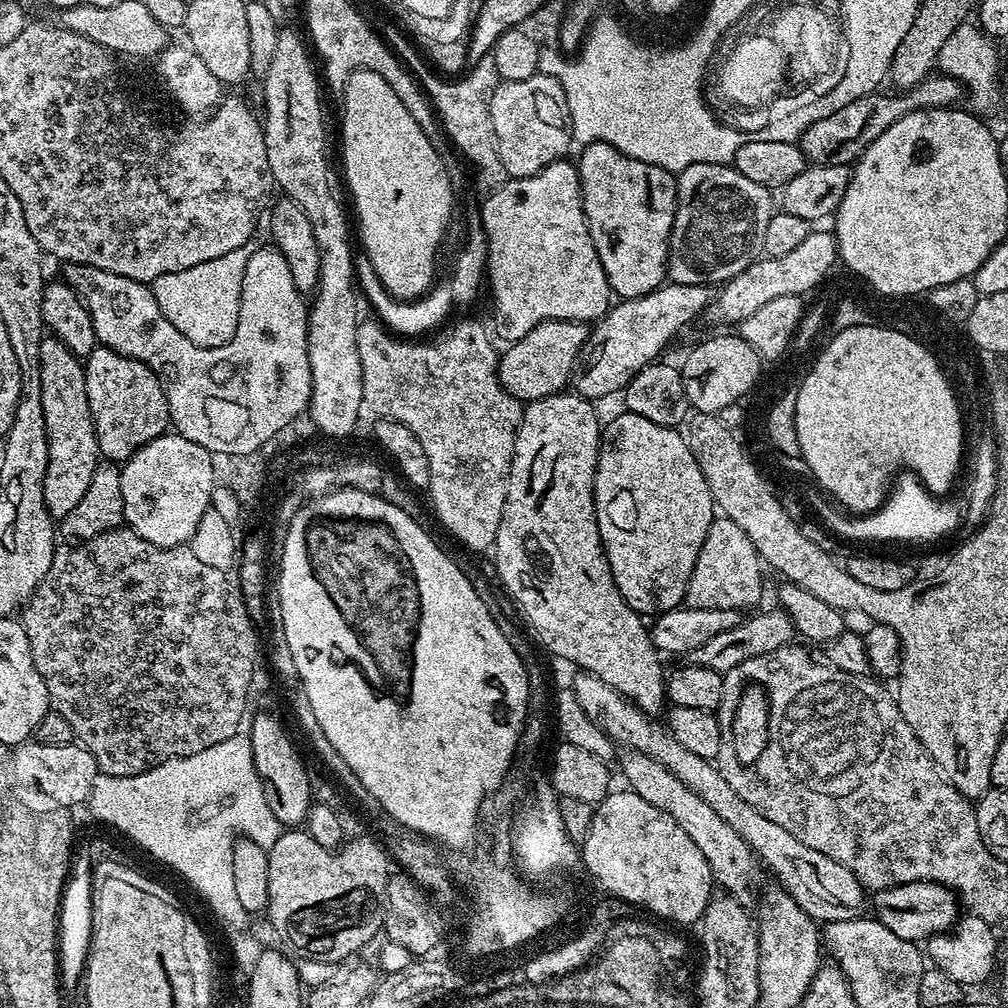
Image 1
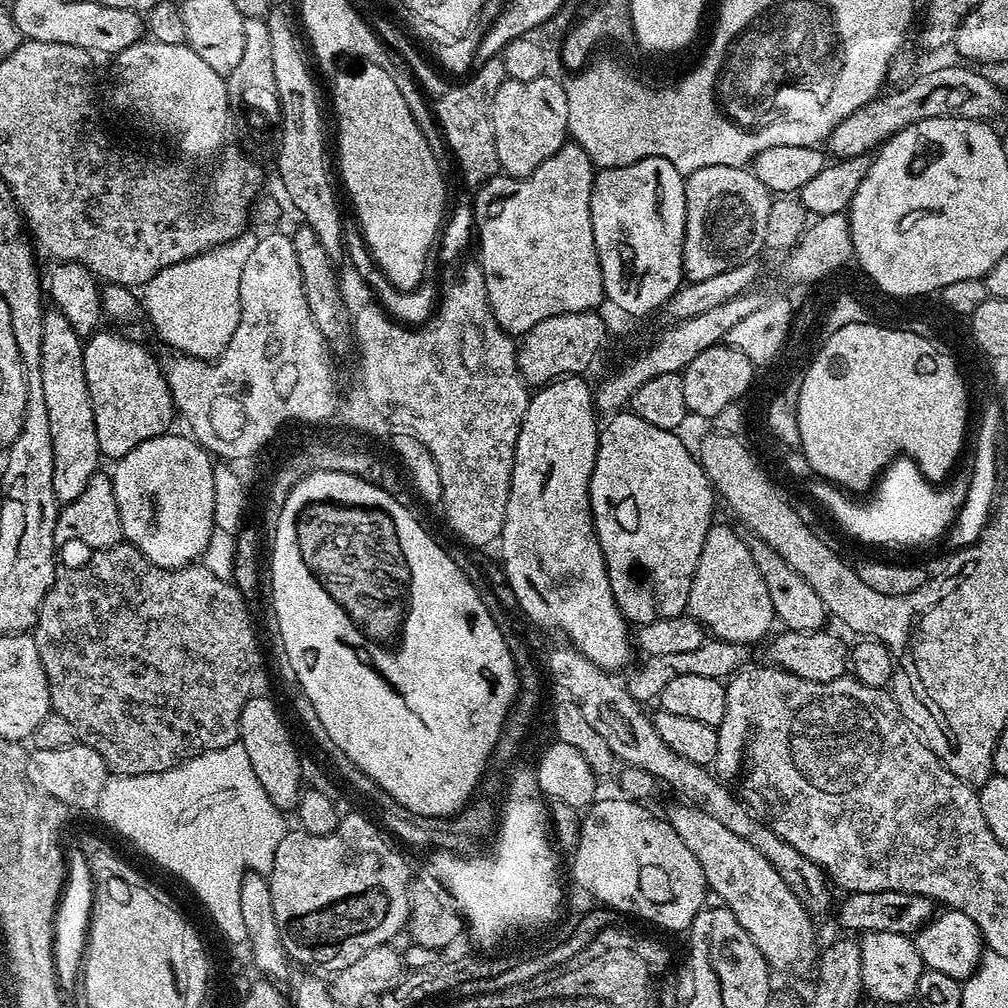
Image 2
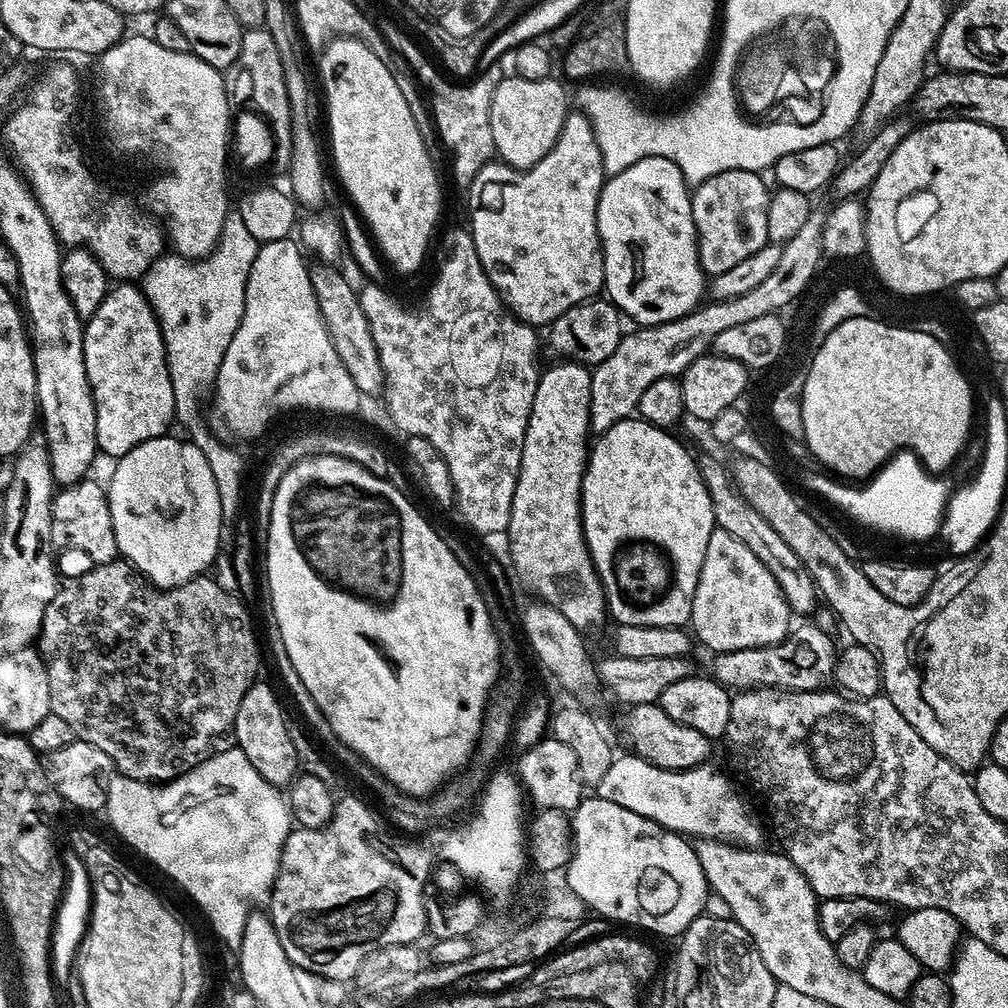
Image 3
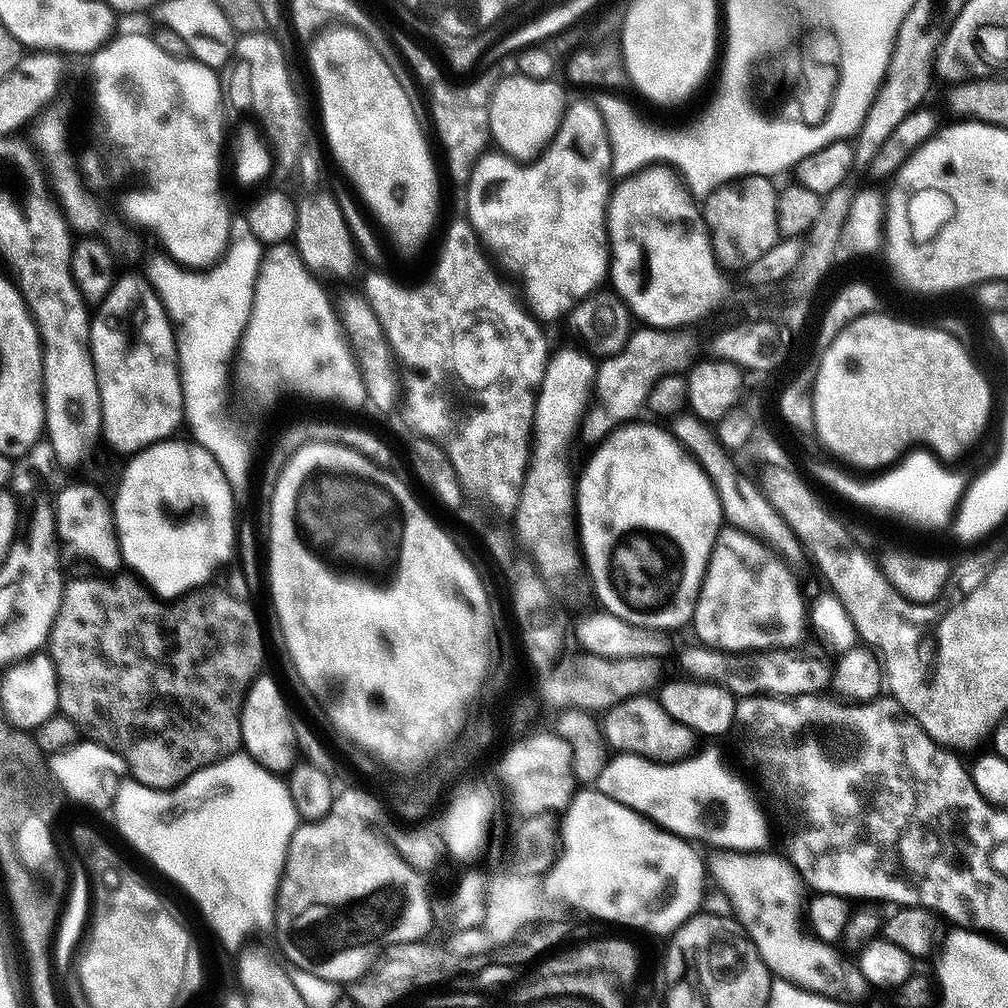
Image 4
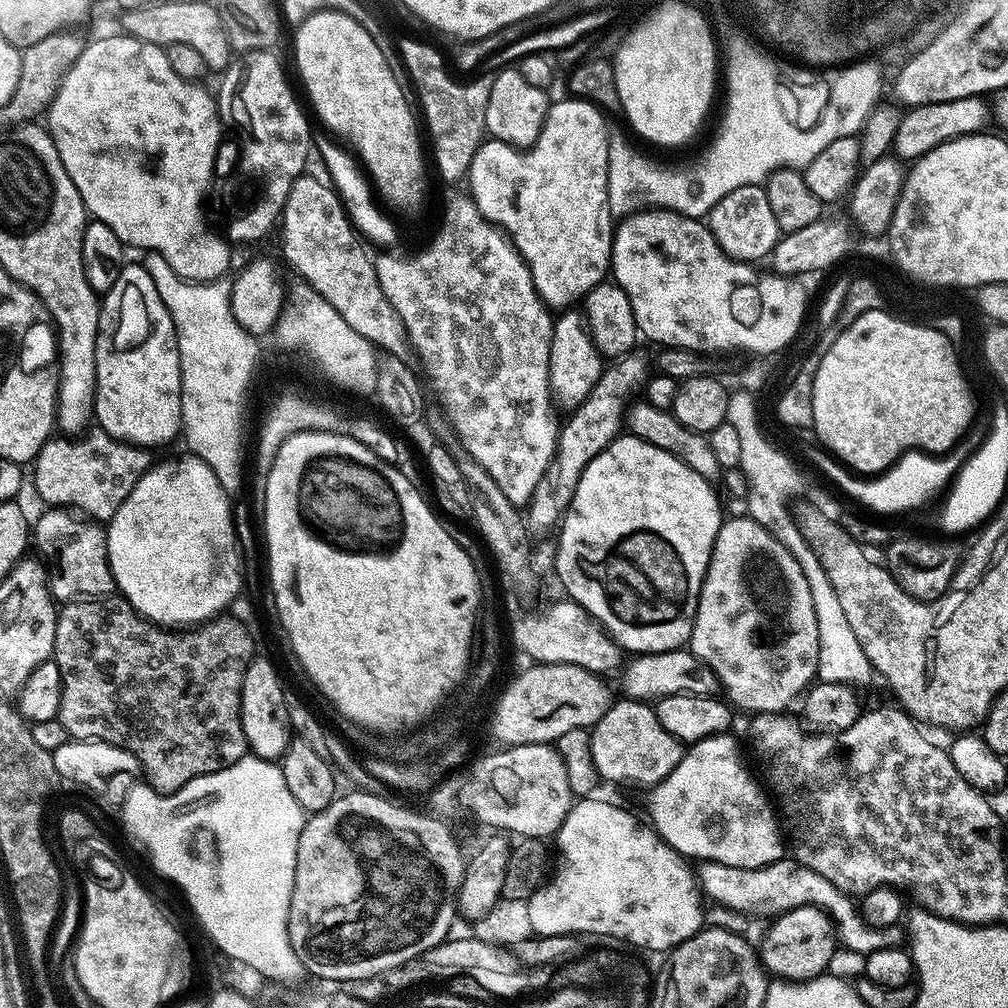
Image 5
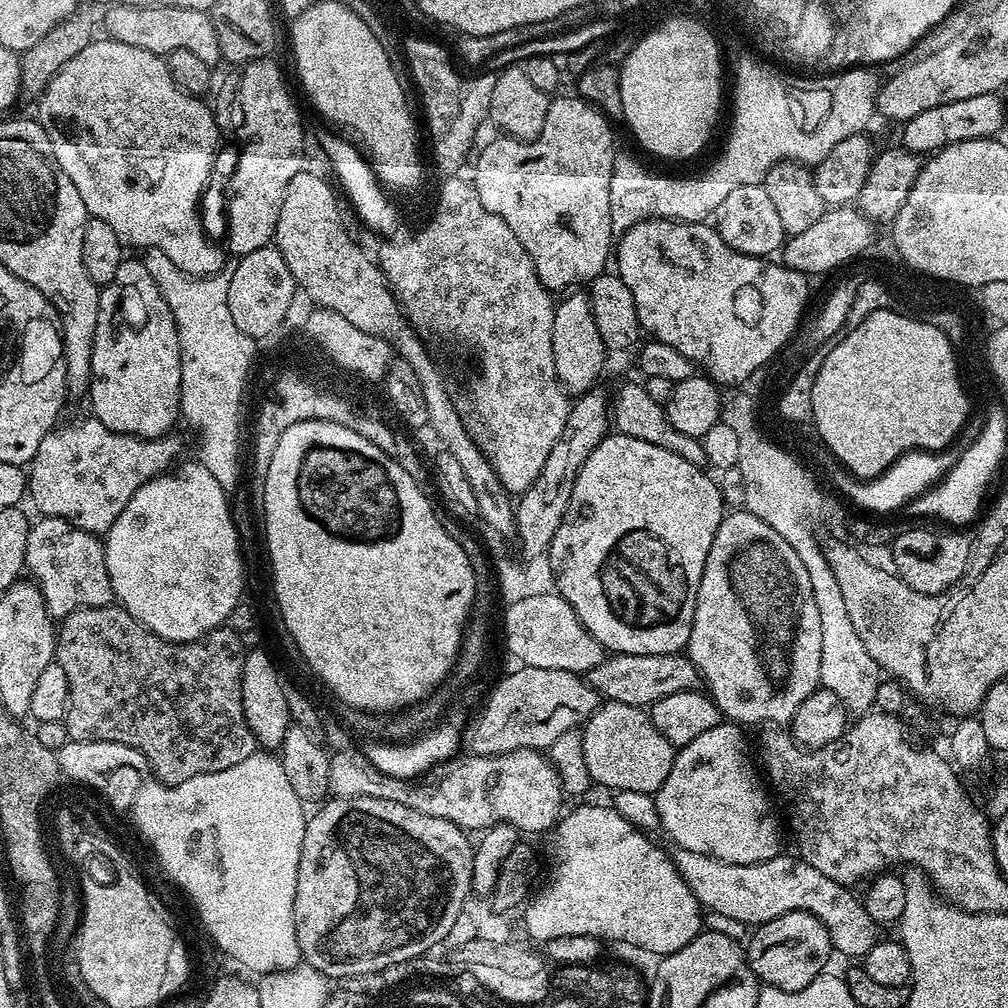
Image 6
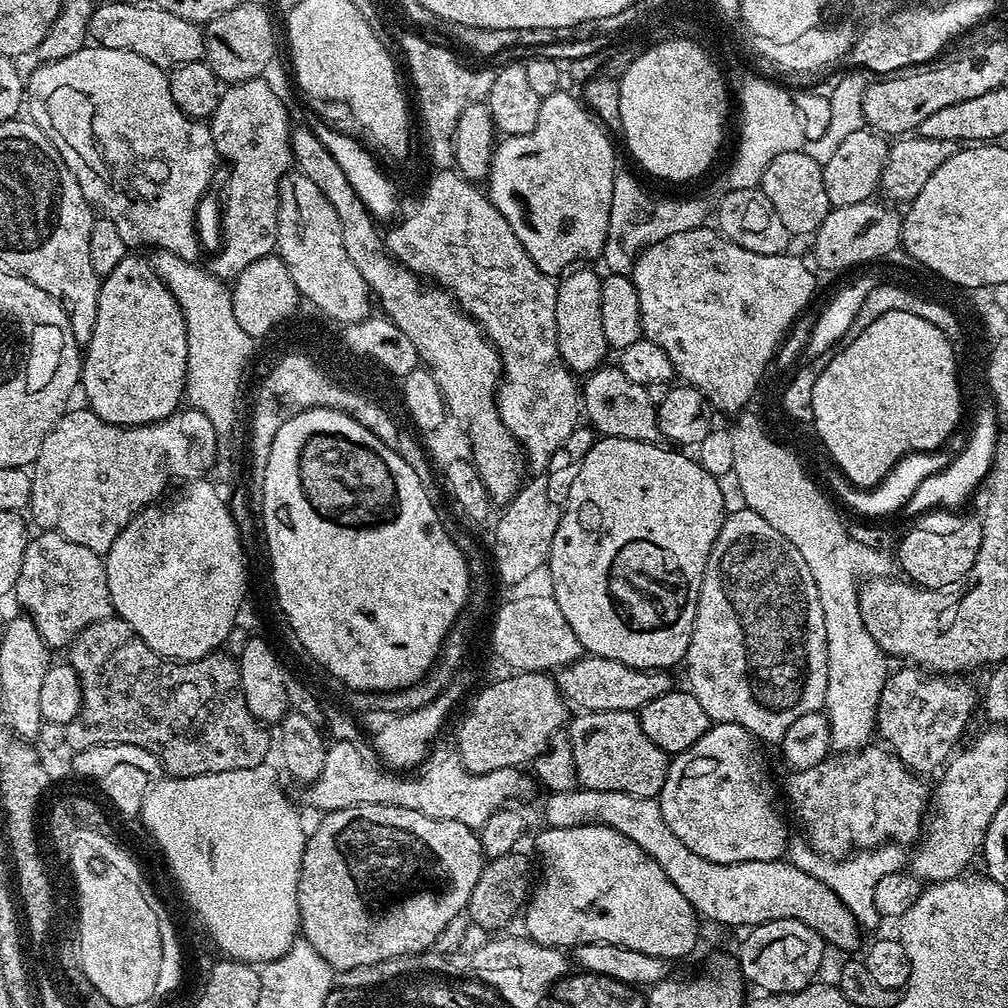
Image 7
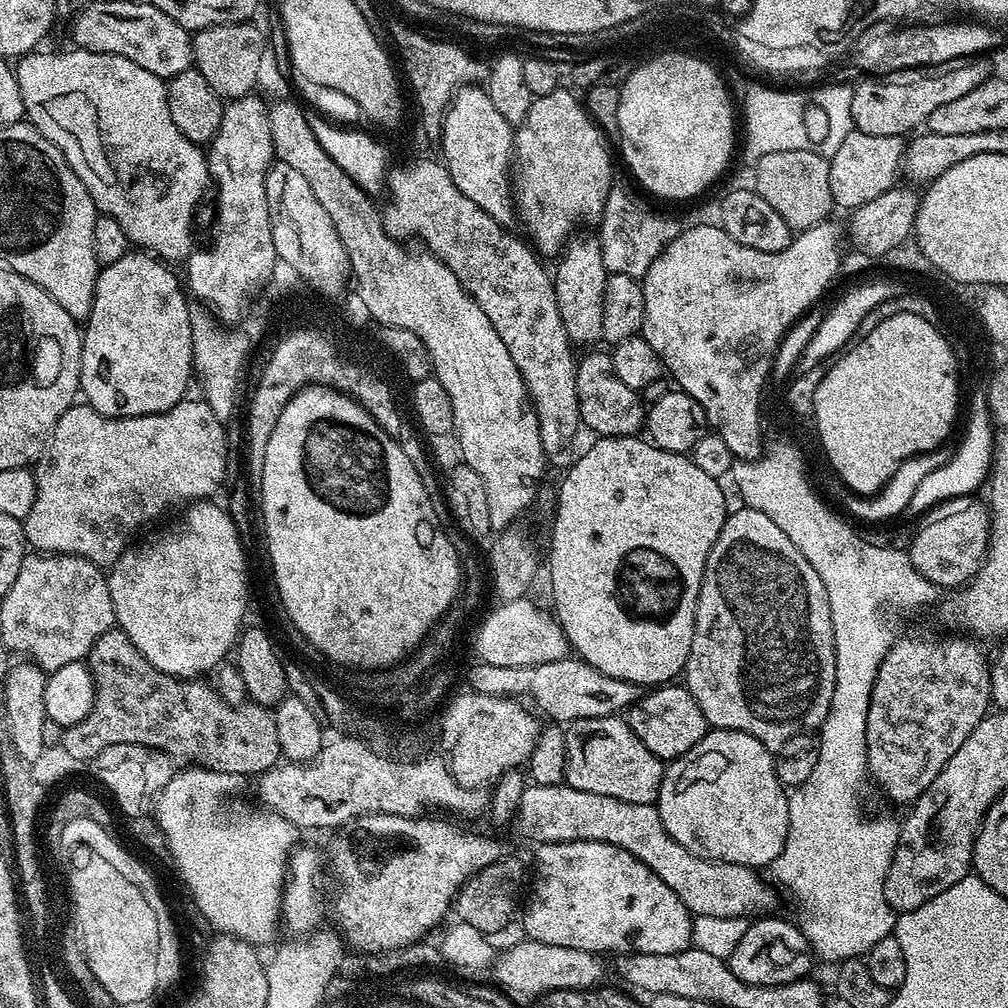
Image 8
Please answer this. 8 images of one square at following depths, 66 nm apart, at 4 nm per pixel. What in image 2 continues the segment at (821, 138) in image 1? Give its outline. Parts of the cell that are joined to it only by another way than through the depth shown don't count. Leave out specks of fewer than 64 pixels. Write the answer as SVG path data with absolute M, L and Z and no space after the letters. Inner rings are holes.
M960 64L932 68L921 76L913 75L907 83L897 88L900 88L897 92L885 91L834 126L826 141L827 147L832 147L833 157L845 160L868 156L873 150L879 149L884 141L898 134L898 130L914 126L914 122L922 122L926 118L961 116L967 120L991 121L991 116L1003 110L1006 96L1005 89L999 88L983 71L975 72Z

